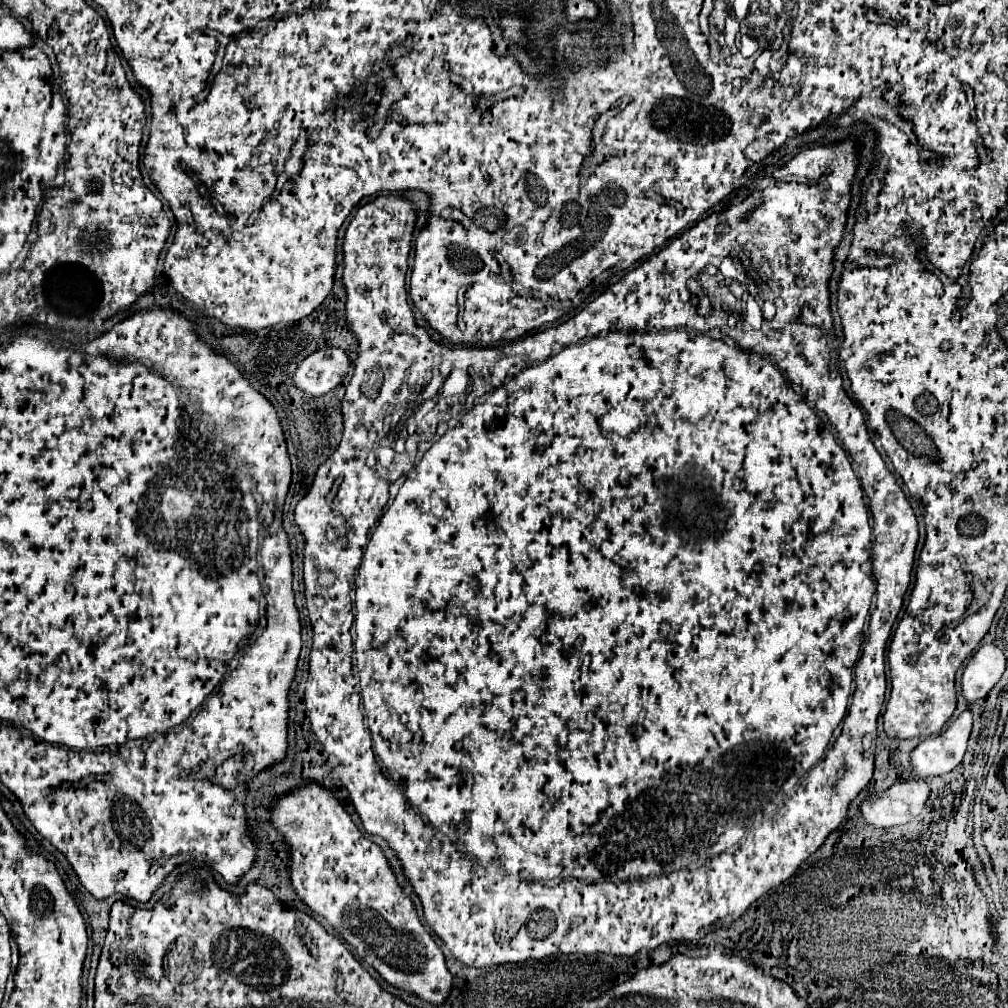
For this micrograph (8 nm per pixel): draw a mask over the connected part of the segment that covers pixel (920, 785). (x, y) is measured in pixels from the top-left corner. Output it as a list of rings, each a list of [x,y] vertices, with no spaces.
[[[910,779],[904,783],[896,783],[890,789],[868,797],[860,805],[860,813],[864,823],[884,829],[894,825],[904,825],[912,821],[928,799],[930,787],[924,779]]]

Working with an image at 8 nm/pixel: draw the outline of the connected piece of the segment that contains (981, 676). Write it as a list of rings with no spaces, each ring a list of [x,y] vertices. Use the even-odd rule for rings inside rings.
[[[982,645],[968,661],[962,675],[962,693],[968,703],[986,697],[998,683],[1006,667],[1006,657],[996,645]]]

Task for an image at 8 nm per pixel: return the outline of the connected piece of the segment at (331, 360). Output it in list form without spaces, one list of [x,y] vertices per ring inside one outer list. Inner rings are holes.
[[[328,347],[308,355],[298,365],[292,381],[306,395],[324,395],[342,383],[348,369],[348,355],[342,349]]]

